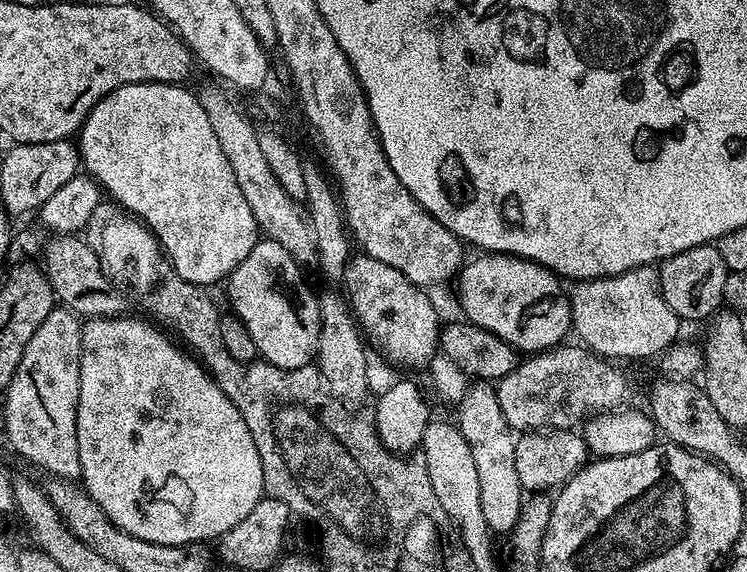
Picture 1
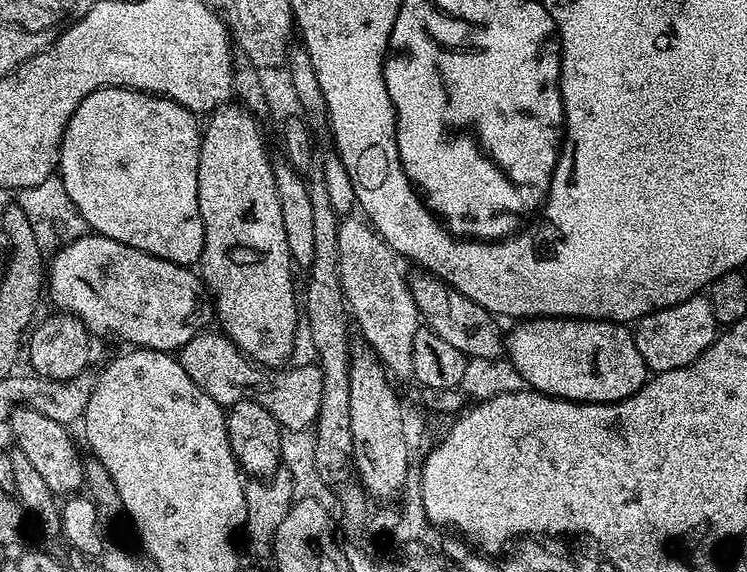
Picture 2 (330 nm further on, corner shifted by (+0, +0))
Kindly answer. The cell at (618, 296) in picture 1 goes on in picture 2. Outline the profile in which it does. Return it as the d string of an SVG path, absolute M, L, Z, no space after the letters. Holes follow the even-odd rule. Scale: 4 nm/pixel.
M697 294L686 298L686 302L678 302L678 306L663 308L635 321L634 335L638 354L653 372L678 370L690 362L694 362L715 342L718 325L714 318L714 306L707 295Z

